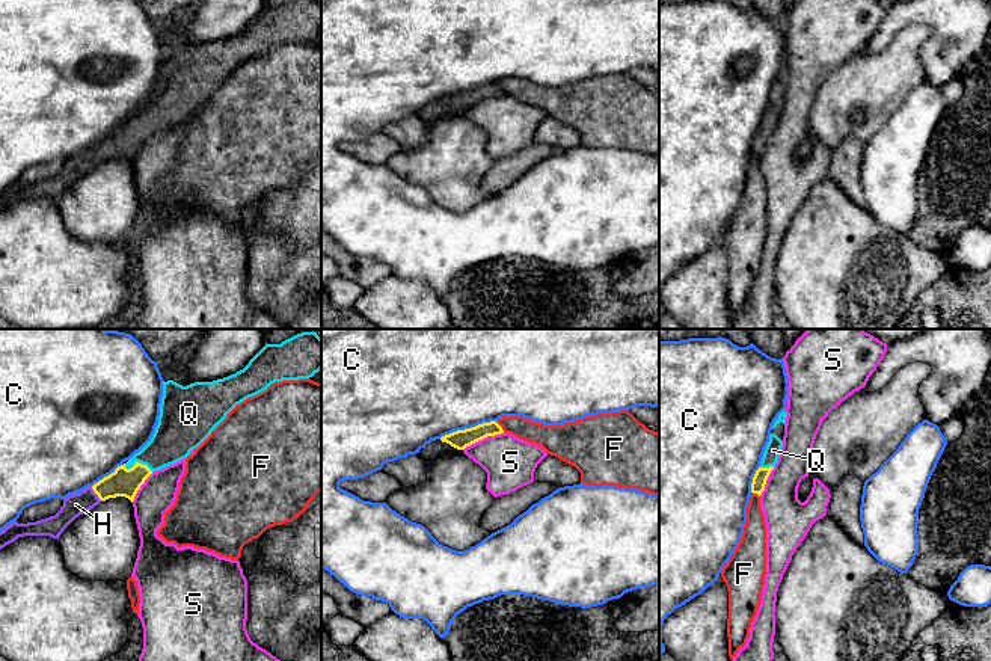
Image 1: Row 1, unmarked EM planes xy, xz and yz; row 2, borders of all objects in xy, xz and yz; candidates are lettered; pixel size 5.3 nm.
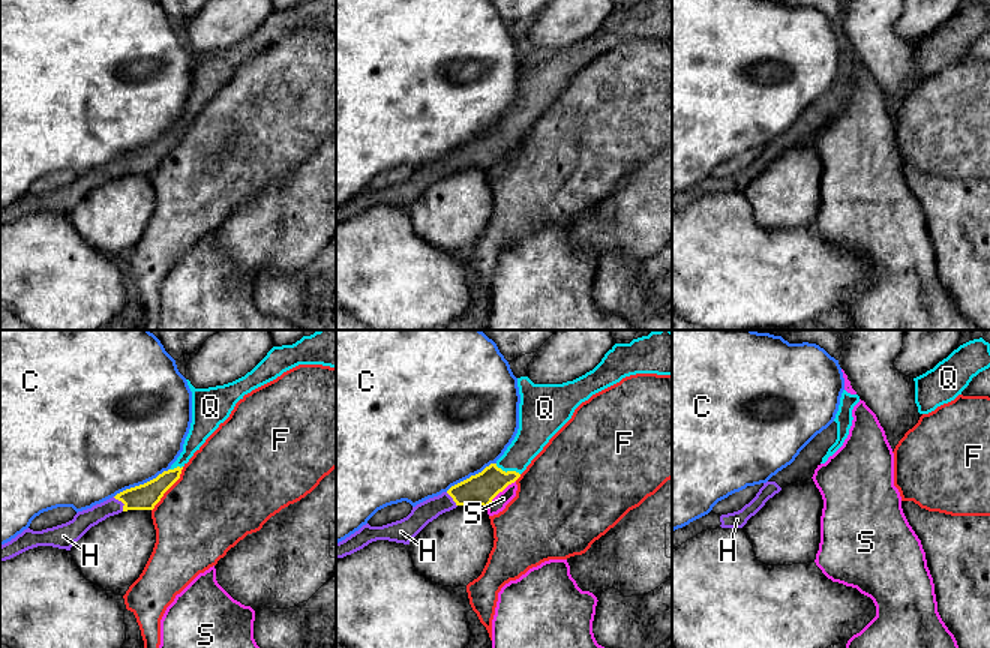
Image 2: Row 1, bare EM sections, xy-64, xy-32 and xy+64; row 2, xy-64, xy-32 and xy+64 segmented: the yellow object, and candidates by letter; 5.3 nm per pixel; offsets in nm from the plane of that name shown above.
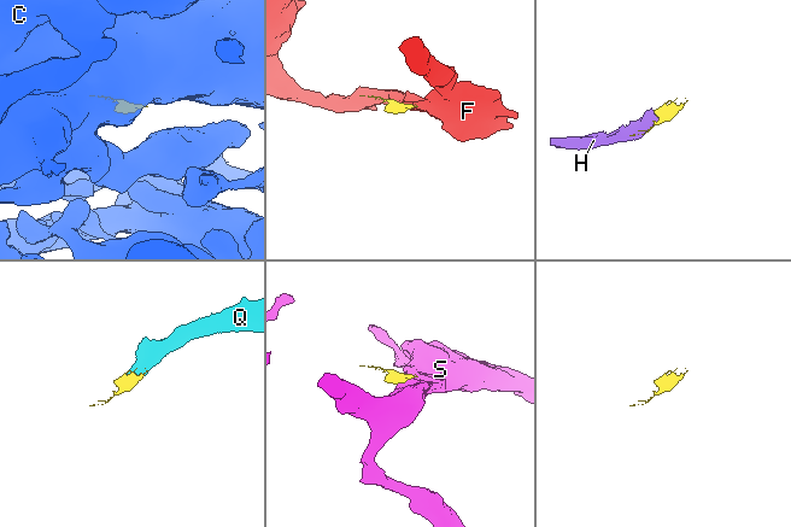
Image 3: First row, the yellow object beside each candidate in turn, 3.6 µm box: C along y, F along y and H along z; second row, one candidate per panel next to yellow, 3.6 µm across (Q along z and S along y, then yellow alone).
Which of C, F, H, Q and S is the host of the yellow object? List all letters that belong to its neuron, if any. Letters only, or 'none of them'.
H, Q

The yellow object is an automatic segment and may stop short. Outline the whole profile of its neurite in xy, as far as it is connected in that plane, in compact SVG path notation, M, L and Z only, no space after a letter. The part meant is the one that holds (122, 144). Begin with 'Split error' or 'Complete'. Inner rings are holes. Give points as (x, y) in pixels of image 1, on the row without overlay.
Split error. M288 0L281 6L265 5L243 32L228 39L187 48L163 44L158 86L151 103L128 125L65 160L54 178L8 187L0 193L0 211L24 198L59 201L75 180L109 160L125 158L133 164L152 134L186 121L237 66L275 44L309 41L320 32L321 0Z

